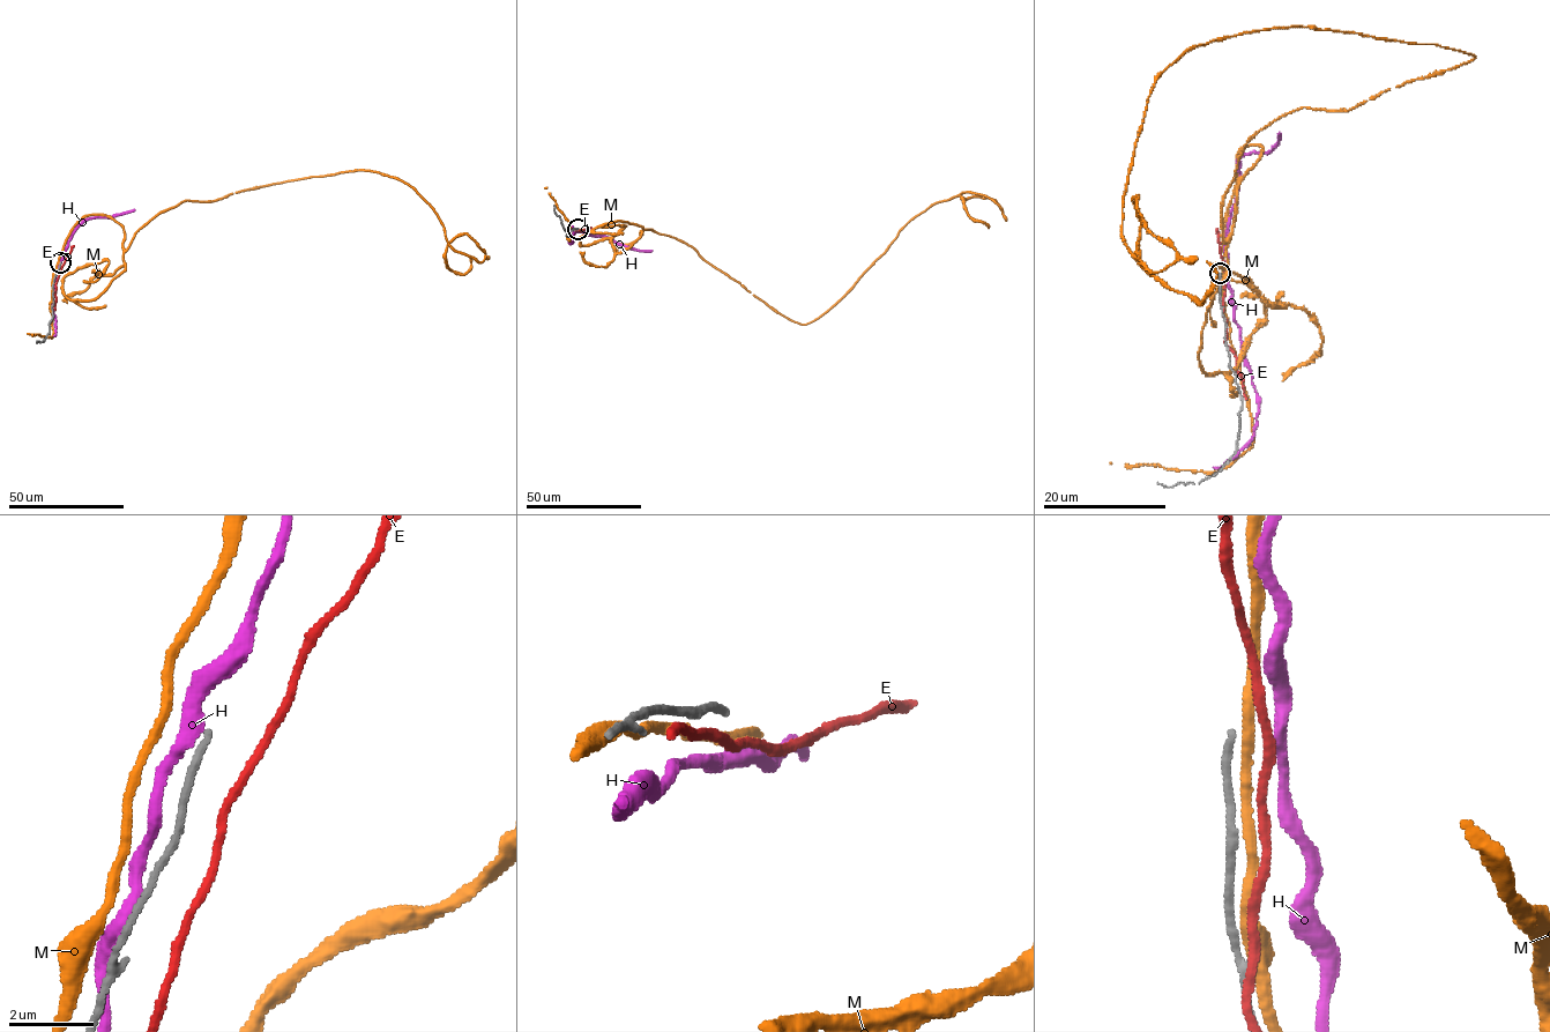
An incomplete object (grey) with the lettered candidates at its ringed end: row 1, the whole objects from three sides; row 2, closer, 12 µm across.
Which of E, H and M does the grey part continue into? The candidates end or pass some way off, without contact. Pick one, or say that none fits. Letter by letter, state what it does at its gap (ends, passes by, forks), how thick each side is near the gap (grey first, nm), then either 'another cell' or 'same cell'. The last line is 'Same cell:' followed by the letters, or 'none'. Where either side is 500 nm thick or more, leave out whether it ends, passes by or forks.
E: it passes by; calibres 160 and 200 nm; another cell
H: it passes by; calibres 160 and 320 nm; another cell
M: it passes by; calibres 160 and 240 nm; another cell
Same cell: none

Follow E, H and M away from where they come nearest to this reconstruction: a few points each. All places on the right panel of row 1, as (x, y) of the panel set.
E: (1226, 277), (1222, 314), (1227, 323), (1226, 346), (1236, 357), (1236, 371), (1246, 399)
H: (1227, 273), (1227, 230), (1235, 207), (1239, 161), (1244, 155), (1268, 151), (1277, 142), (1279, 132)
M: (1222, 269), (1260, 130), (1474, 56), (1191, 46), (1122, 239), (1176, 259), (1138, 197), (1159, 279), (1207, 260)

